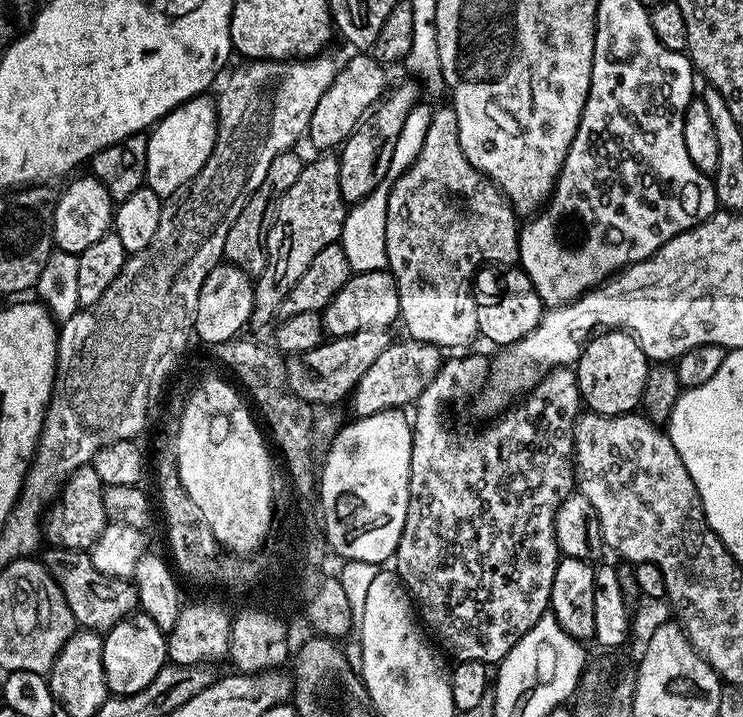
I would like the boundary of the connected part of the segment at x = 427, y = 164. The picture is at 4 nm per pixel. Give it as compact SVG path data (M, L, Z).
M451 106L437 107L433 111L416 161L391 181L384 233L387 271L396 279L400 303L398 320L401 325L404 323L408 331L405 333L411 339L435 344L441 350L467 349L464 347L478 336L478 300L472 297L472 275L476 267L487 260L497 260L503 266L515 265L520 254L520 234L518 217L507 198L492 180L470 166L466 154L462 154L458 142L458 118Z

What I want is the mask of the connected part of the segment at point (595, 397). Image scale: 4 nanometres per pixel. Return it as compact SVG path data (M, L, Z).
M605 330L591 337L581 348L584 349L581 352L579 349L578 359L574 364L581 401L591 411L603 416L621 416L623 412L636 412L640 408L642 386L646 386L650 361L632 337L632 333Z

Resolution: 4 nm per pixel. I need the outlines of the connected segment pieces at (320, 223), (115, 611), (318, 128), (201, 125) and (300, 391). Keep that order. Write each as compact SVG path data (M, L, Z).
M320 154L316 161L305 163L302 174L286 190L284 195L279 197L274 212L284 219L284 233L280 236L280 245L276 253L271 253L263 272L259 273L254 284L256 301L254 303L254 316L257 320L273 319L278 302L286 298L286 294L306 274L310 262L326 246L337 243L344 234L344 217L346 205L340 187L338 186L339 159L332 154Z
M48 546L42 555L44 569L54 578L70 606L70 614L77 625L84 630L107 630L113 628L123 616L137 611L136 585L123 576L102 574L92 565L91 555L87 551L75 548Z
M352 54L345 64L337 71L334 82L318 98L318 106L314 106L314 114L310 114L306 140L309 140L316 150L336 150L343 145L352 129L356 127L361 116L365 115L384 95L385 65L379 64L370 54Z
M207 95L195 96L192 100L179 104L175 110L167 112L162 119L157 120L147 133L144 178L147 187L154 189L161 198L171 198L185 186L191 185L203 164L212 158L218 117L215 103L208 99Z
M363 328L349 336L325 339L309 352L289 355L286 367L290 390L312 406L332 406L328 404L342 399L343 396L345 399L362 378L362 374L366 374L366 370L374 366L378 354L382 354L382 350L388 348L388 334L382 328Z

